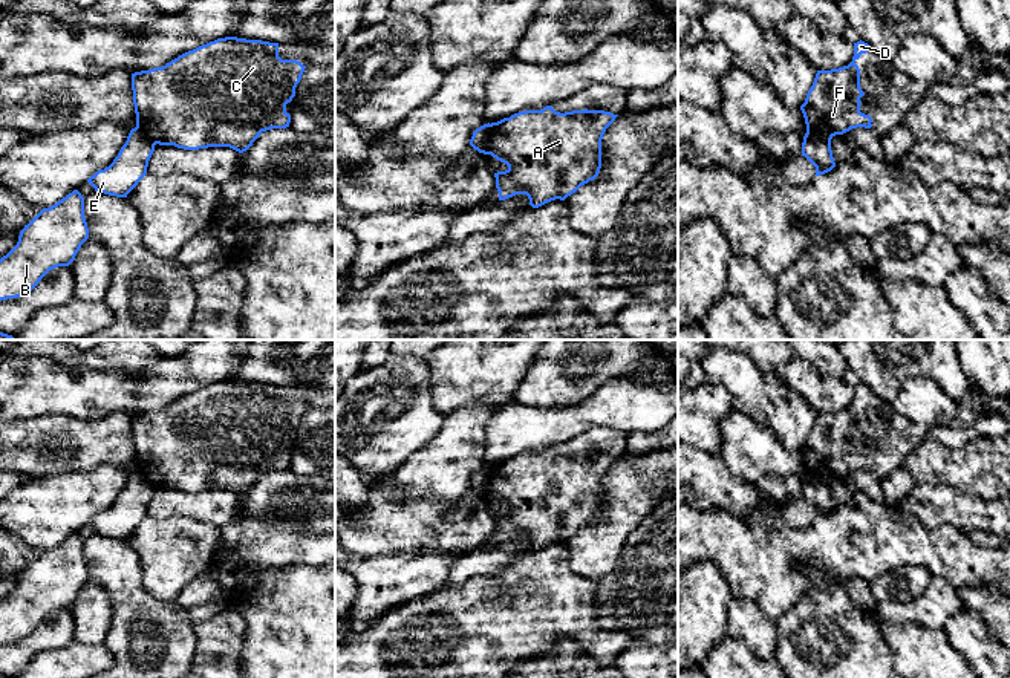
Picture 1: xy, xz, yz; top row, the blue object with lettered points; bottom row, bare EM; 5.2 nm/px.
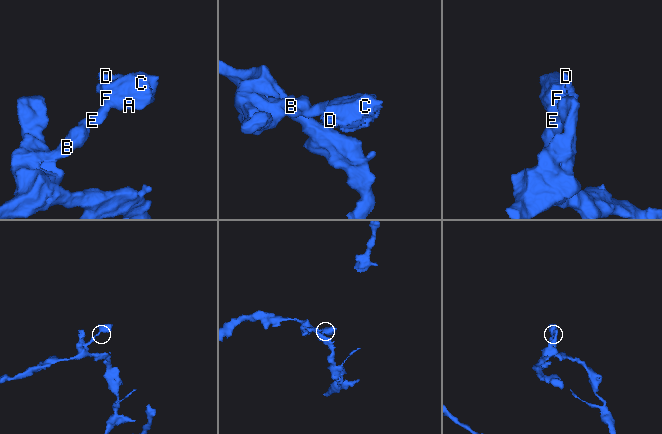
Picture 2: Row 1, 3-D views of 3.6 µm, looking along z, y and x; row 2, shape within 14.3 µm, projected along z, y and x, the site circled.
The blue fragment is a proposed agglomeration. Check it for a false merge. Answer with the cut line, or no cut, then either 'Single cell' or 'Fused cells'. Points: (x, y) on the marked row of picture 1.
Split along xz (491, 124), (485, 153). Fused cells

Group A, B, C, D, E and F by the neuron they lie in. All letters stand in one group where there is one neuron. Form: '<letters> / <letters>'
A C D F / B E

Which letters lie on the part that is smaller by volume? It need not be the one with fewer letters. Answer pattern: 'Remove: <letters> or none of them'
Remove: A, C, D, F

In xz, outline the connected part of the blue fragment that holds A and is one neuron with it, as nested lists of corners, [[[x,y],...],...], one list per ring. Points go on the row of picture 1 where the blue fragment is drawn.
[[[552,106],[542,110],[525,110],[491,122],[491,135],[487,139],[487,155],[508,165],[505,171],[494,173],[499,200],[505,200],[516,194],[526,194],[529,205],[539,208],[551,200],[565,200],[582,185],[594,181],[601,168],[601,139],[606,129],[618,115],[604,110],[572,110],[556,112]]]

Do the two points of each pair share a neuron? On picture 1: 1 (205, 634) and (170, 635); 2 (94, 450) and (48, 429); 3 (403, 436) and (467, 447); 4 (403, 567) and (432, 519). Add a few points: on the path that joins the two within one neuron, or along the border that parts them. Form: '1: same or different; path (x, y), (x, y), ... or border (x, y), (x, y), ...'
1: different; border (195, 623), (196, 649), (192, 661)
2: same; path (83, 444), (66, 444), (58, 440)
3: different; border (446, 417), (441, 429), (401, 462)
4: different; border (449, 551), (390, 551), (378, 556)

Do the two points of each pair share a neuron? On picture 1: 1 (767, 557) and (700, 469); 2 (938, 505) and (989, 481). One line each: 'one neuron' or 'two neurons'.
1: two neurons
2: two neurons

